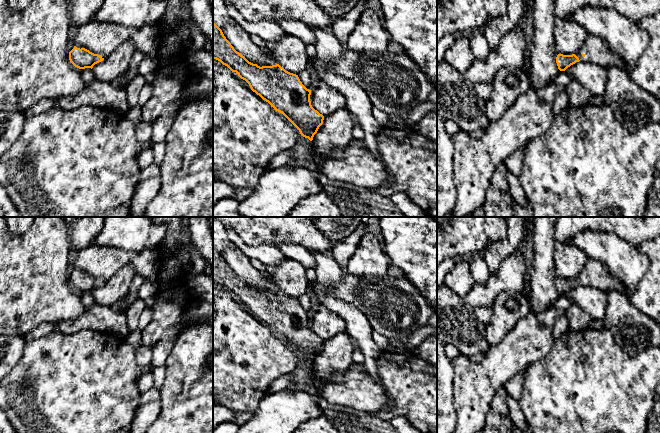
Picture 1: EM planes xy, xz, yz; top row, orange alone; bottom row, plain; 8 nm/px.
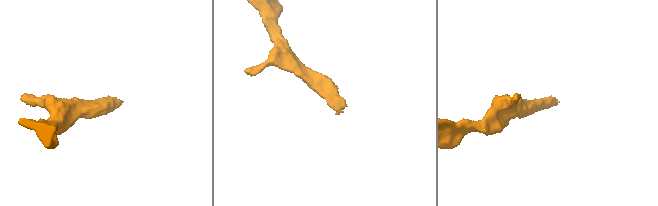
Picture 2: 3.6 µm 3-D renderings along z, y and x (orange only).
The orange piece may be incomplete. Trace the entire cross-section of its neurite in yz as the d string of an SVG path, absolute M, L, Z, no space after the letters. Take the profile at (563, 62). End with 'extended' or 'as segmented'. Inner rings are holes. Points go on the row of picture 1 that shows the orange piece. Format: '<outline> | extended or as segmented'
M590 34L576 54L558 54L556 57L556 63L560 71L565 71L568 67L579 61L594 63L604 68L618 66L619 68L628 71L627 65L610 50L604 40Z | extended

